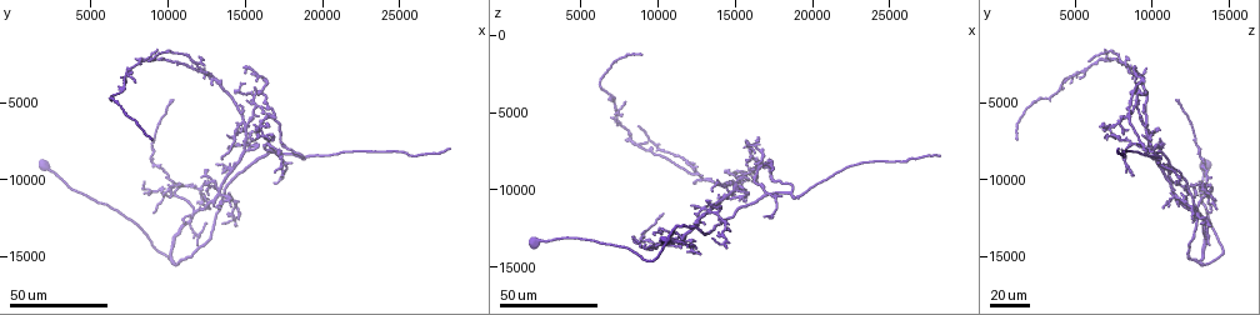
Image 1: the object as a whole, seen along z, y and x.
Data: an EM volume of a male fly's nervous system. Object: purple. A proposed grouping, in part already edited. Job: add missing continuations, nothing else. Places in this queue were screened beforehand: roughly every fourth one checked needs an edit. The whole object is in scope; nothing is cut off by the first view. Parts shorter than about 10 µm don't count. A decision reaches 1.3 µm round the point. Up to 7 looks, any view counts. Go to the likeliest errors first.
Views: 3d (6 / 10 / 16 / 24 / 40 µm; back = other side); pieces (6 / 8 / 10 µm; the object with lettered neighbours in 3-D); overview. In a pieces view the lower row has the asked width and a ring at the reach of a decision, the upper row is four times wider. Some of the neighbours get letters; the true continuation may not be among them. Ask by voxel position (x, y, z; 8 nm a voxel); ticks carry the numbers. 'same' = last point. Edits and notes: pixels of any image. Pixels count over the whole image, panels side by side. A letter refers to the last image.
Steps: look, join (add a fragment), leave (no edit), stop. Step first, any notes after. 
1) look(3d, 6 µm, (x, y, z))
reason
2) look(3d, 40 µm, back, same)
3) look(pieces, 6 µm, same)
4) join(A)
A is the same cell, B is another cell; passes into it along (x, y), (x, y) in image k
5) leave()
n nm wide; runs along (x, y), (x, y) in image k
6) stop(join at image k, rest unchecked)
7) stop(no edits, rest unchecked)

look(3d, 24 µm, (28200, 8000, 7800))
branch stops here

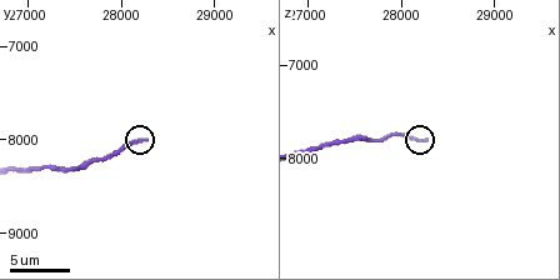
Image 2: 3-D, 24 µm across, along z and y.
look(pieces, 10 µm, (28250, 8000, 7800))

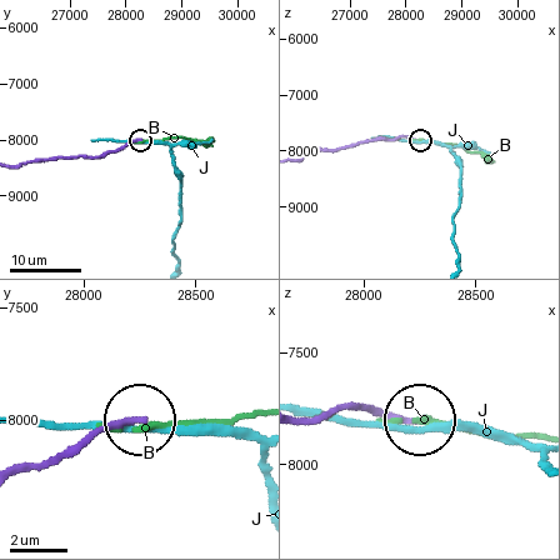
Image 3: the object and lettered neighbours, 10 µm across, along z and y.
leave()
B and J are other cells; runs along (314, 150), (403, 136), (419, 140) in image 3; no lettered fragment goes on from it

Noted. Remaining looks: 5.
look(3d, 40 µm, (9000, 7400, 1200))
long arm stops here

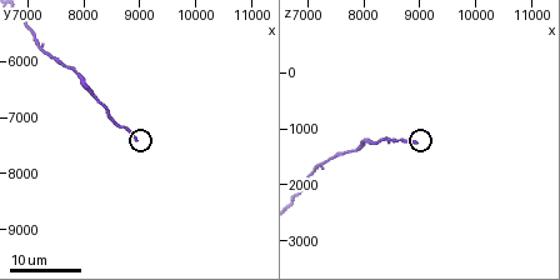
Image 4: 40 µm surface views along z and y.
look(pieces, 10 µm, (8900, 7350, 1250))
what lies round it

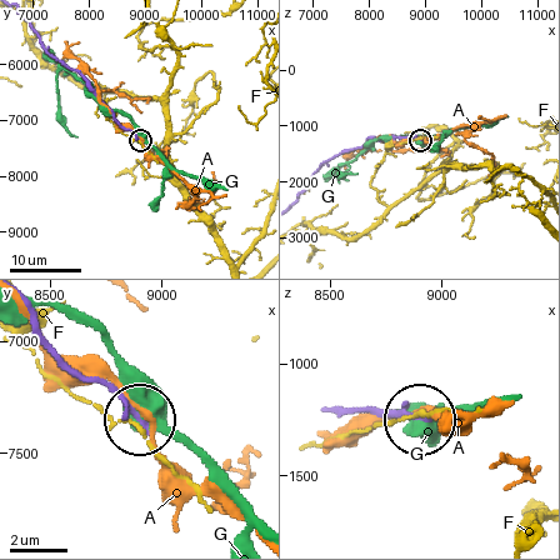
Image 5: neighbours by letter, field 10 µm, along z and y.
leave()
180 nm wide; A, F and G are other cells; runs along (25, 306), (35, 328), (78, 371), (106, 385), (140, 419) in image 5; no lettered fragment goes on from it

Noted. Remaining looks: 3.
look(3d, 40 µm, (8800, 2200, 5800))
end of a long branch

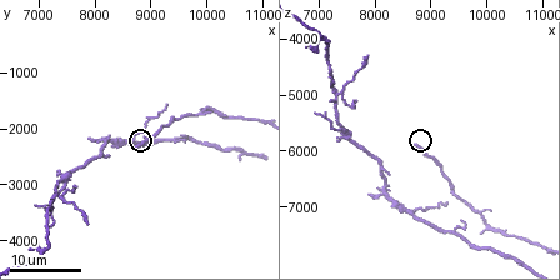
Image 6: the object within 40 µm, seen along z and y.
look(pieces, 6 µm, (8750, 2350, 5900))
see the neighbours

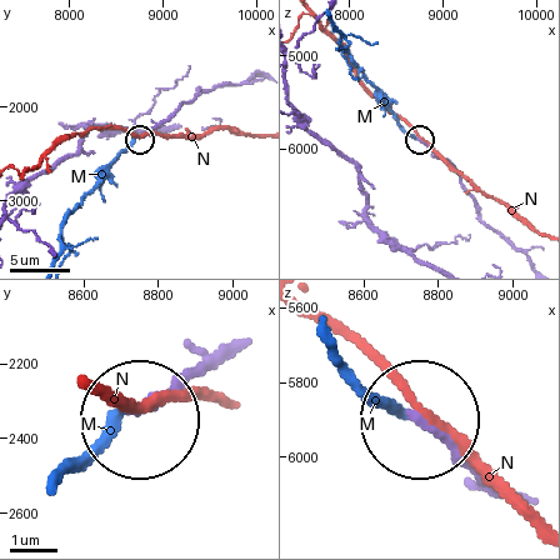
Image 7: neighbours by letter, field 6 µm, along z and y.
join(M)
180 nm wide; M is the same cell, N is another cell; the neuron continues

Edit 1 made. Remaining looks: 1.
stop(join at image 7, rest unchecked)

